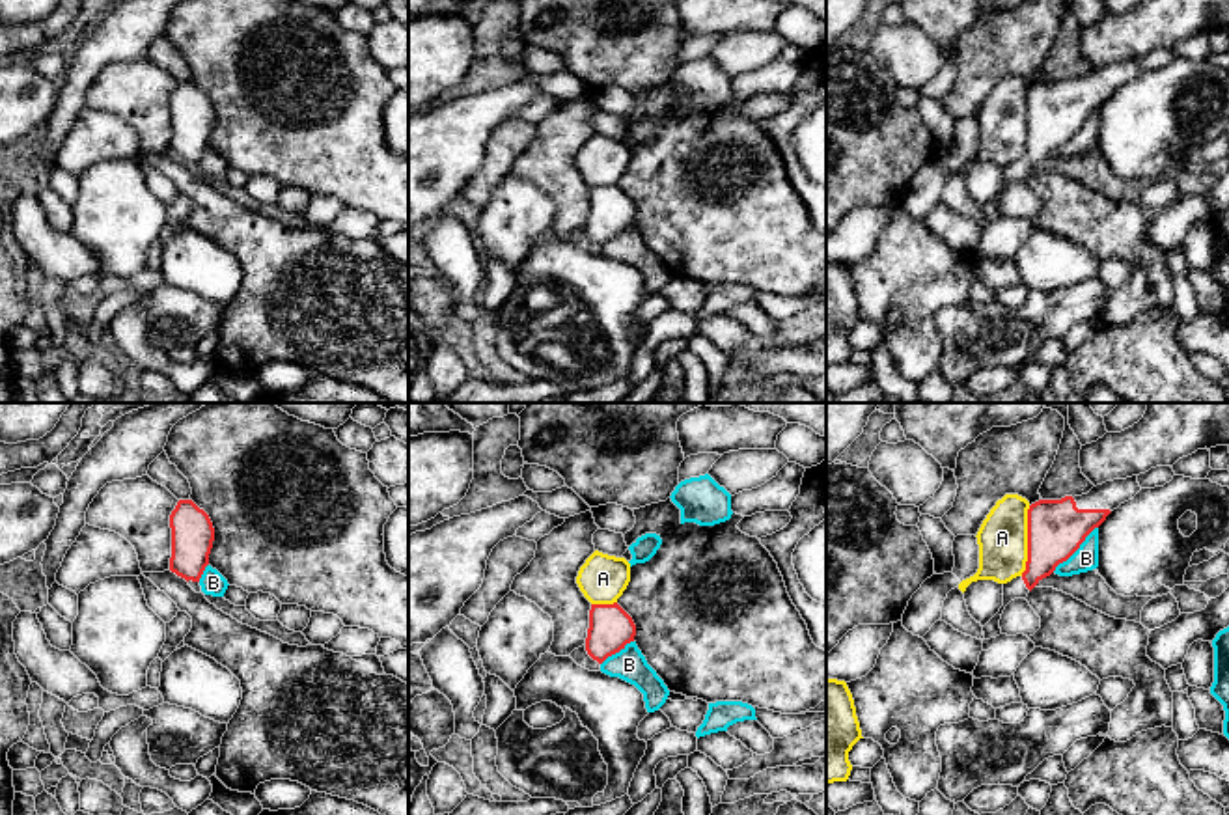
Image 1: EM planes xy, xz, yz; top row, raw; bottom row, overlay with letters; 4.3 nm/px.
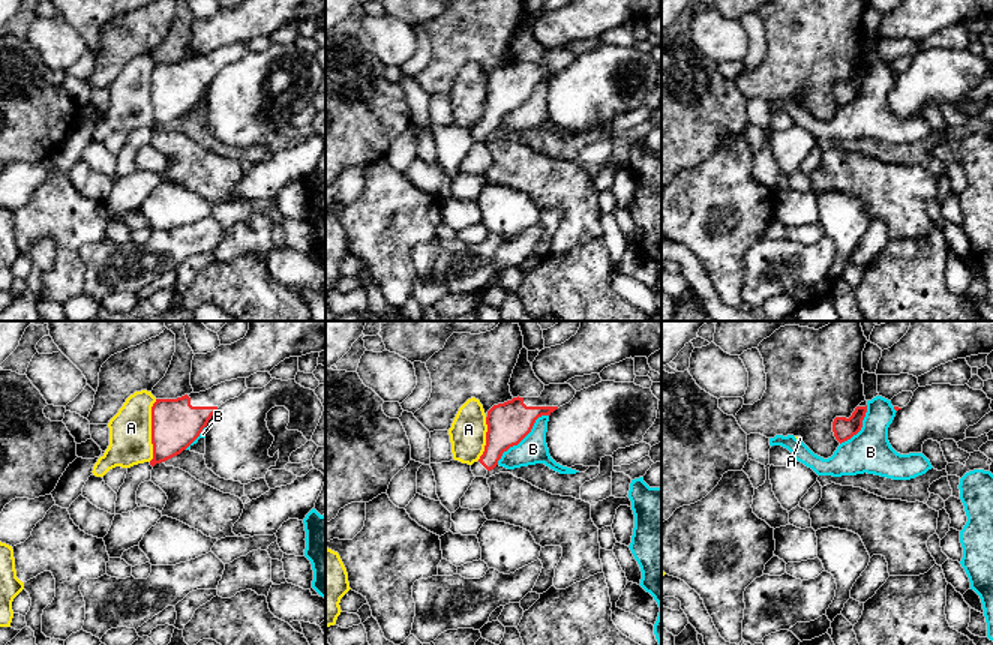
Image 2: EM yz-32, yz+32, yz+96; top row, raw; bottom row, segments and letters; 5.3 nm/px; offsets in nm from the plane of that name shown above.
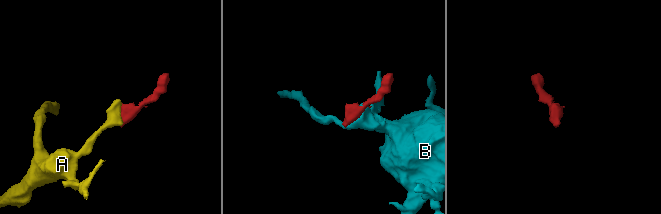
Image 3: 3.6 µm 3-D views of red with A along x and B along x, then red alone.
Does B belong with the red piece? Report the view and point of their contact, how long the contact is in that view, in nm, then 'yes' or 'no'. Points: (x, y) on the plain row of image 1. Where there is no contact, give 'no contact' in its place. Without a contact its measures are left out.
contact yz (1075, 133); length 280 nm; no

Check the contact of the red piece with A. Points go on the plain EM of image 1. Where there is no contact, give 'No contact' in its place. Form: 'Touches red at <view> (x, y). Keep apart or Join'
Touches red at yz (1028, 124). Keep apart

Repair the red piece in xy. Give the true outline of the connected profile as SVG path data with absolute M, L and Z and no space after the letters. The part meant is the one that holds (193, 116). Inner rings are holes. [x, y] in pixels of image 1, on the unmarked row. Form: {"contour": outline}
{"contour": "M179 82L170 97L172 140L170 153L186 164L200 164L214 123L209 97L192 82Z"}

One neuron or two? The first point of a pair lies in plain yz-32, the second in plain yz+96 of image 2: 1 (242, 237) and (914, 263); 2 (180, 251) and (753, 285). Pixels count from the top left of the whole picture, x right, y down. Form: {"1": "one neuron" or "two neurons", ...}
{"1": "two neurons", "2": "one neuron"}

